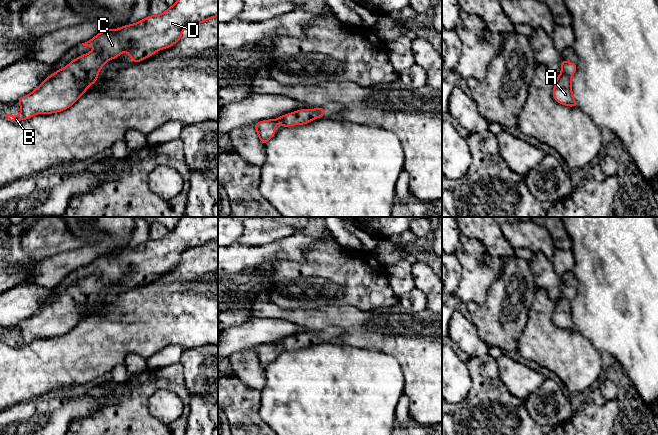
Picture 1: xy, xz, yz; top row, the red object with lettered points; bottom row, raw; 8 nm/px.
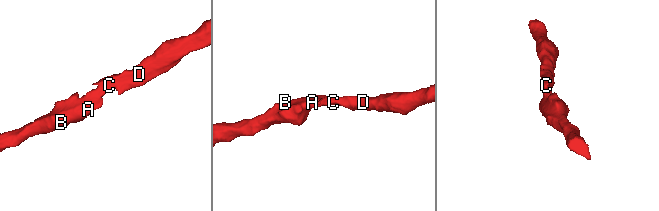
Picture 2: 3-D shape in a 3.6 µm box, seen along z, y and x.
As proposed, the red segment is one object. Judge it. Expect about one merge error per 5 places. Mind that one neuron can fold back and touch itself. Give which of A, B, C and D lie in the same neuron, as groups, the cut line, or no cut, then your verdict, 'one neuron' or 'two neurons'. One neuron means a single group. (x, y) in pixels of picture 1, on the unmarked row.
groups A B C D; cut none; one neuron

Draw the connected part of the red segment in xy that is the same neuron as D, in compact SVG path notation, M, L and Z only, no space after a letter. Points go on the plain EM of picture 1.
M183 217L175 228L168 231L160 239L149 239L134 248L121 250L119 253L101 255L83 270L95 270L96 273L78 280L75 284L55 295L45 302L44 306L31 317L20 321L17 327L21 331L18 340L7 338L5 341L13 346L27 344L37 338L52 338L64 335L71 331L86 316L99 301L99 294L106 286L118 282L126 275L133 284L133 288L151 281L158 274L170 272L182 261L185 252L204 247L206 244L218 241L218 217Z

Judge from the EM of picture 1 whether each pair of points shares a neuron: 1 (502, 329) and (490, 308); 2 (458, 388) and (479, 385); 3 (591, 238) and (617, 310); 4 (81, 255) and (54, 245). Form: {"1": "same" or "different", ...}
{"1": "same", "2": "different", "3": "same", "4": "different"}

